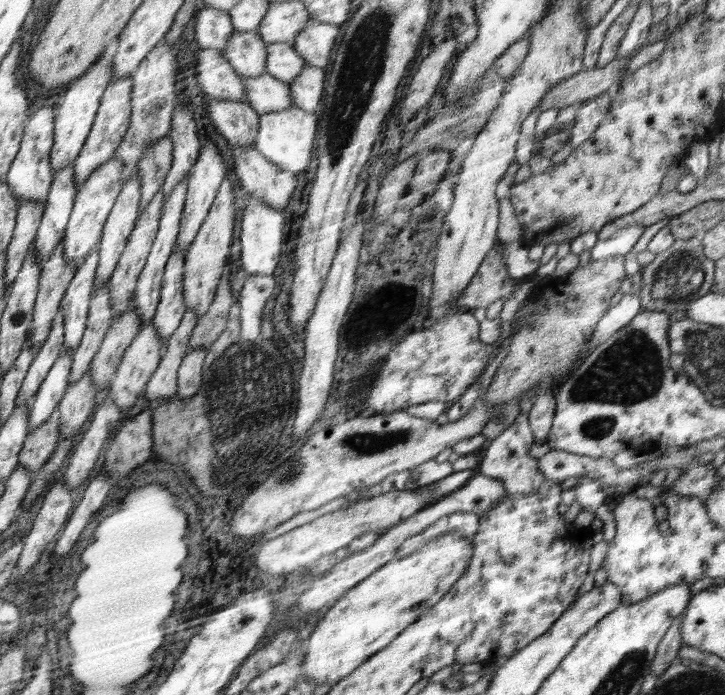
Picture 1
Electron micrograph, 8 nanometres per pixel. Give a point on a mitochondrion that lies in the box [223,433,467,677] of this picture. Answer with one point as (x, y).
(288, 474)

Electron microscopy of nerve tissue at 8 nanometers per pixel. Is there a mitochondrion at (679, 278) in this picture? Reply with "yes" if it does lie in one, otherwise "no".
yes

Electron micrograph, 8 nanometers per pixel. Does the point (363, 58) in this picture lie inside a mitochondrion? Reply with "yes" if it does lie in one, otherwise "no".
yes

